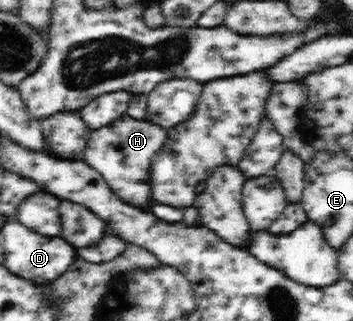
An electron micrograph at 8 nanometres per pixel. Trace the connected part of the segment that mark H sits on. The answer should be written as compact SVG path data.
M122 115L110 125L91 130L83 151L83 159L90 163L110 185L110 189L124 201L134 207L148 208L150 201L150 165L167 139L167 130L148 121L136 121L128 115Z

